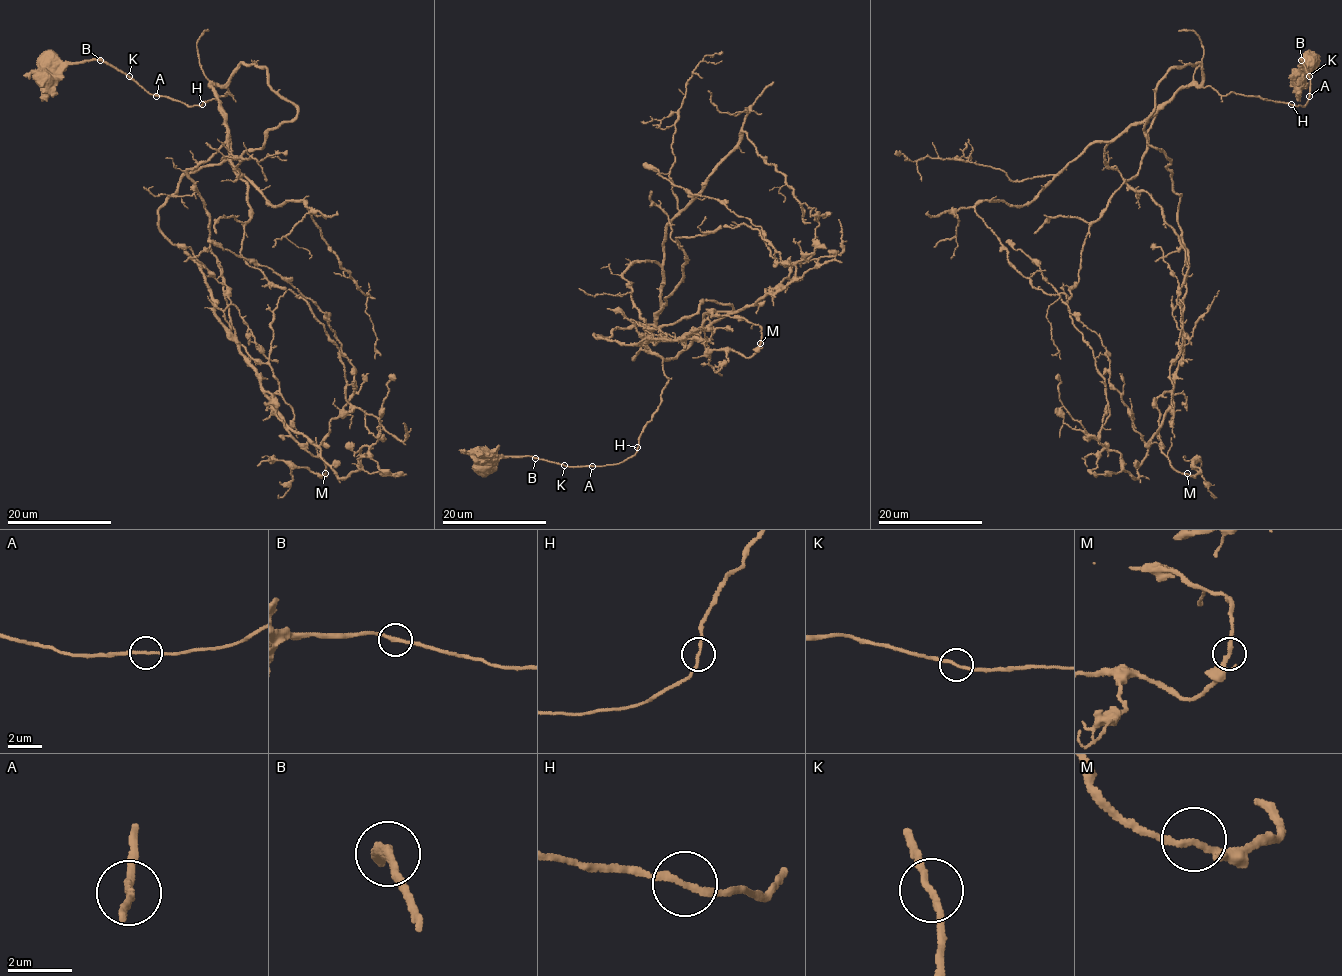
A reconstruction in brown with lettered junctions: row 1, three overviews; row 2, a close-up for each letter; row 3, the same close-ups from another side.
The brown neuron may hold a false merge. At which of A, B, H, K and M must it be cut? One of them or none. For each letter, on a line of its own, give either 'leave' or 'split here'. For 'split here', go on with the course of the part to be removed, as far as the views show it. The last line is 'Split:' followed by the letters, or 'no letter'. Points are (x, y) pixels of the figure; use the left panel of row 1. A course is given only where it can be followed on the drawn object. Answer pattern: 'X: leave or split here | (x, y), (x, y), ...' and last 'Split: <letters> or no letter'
A: leave
B: leave
H: leave
K: leave
M: leave
Split: no letter

